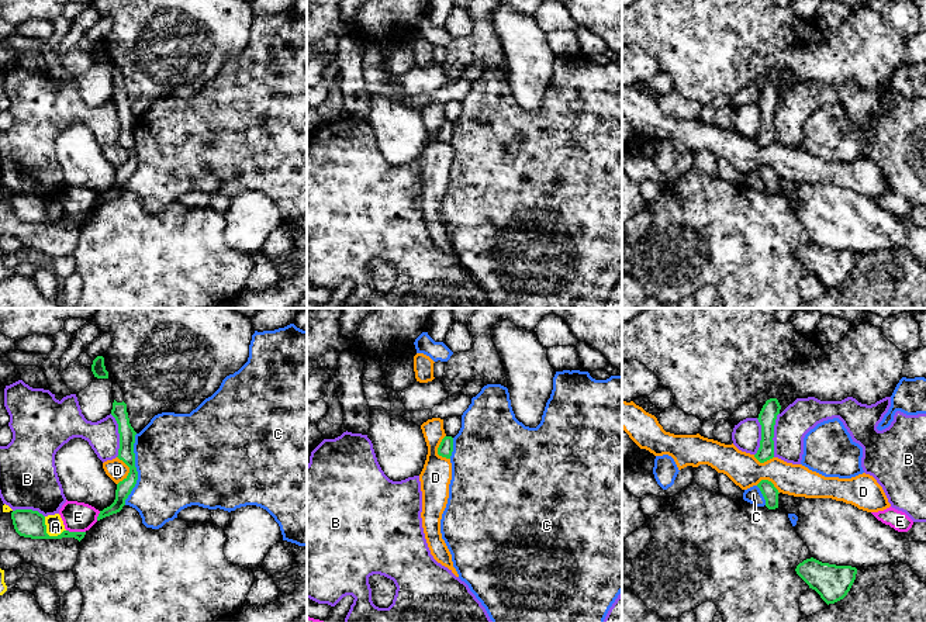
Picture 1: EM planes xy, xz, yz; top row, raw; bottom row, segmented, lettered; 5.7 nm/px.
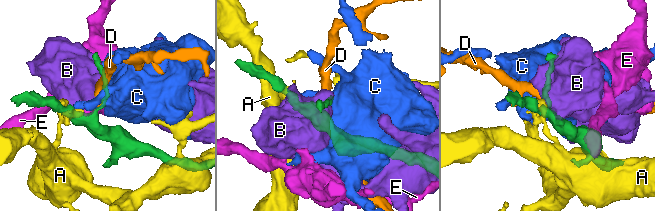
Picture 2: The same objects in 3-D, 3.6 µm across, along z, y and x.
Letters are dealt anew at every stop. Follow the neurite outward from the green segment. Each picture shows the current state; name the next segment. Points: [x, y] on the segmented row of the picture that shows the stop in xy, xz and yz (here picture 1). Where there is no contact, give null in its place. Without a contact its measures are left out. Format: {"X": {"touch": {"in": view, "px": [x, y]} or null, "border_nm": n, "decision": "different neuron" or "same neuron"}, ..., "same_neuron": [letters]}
{"A": {"touch": {"in": "xy", "px": [47, 534]}, "border_nm": 150, "decision": "different neuron"}, "B": {"touch": {"in": "yz", "px": [773, 435]}, "border_nm": 260, "decision": "different neuron"}, "C": {"touch": {"in": "xy", "px": [135, 469]}, "border_nm": 420, "decision": "different neuron"}, "D": {"touch": {"in": "xy", "px": [130, 470]}, "border_nm": 170, "decision": "different neuron"}, "E": {"touch": {"in": "xy", "px": [76, 532]}, "border_nm": 110, "decision": "different neuron"}, "same_neuron": []}

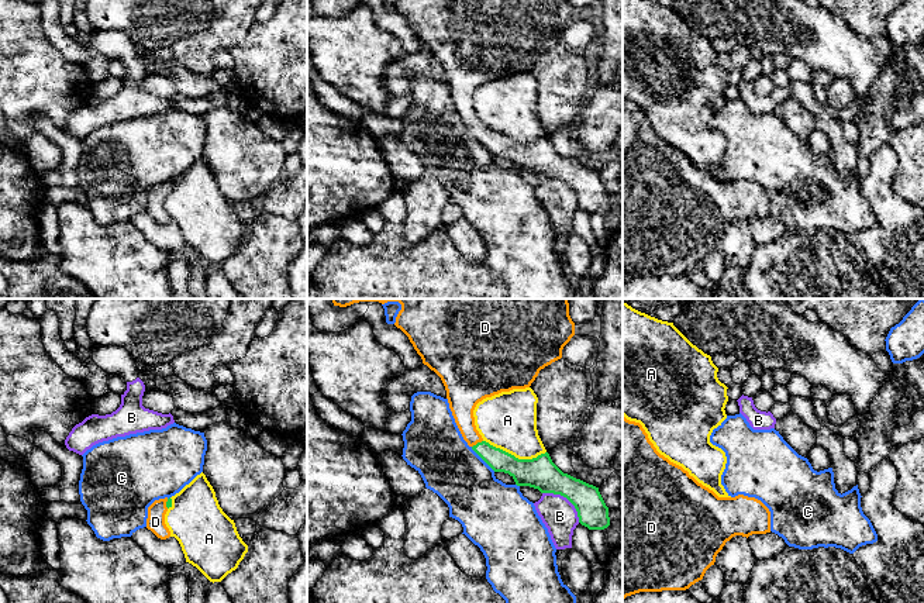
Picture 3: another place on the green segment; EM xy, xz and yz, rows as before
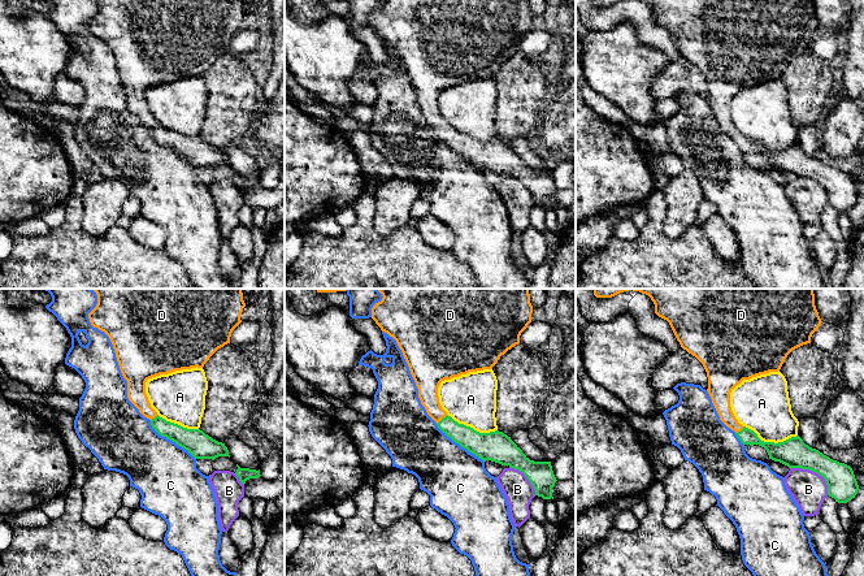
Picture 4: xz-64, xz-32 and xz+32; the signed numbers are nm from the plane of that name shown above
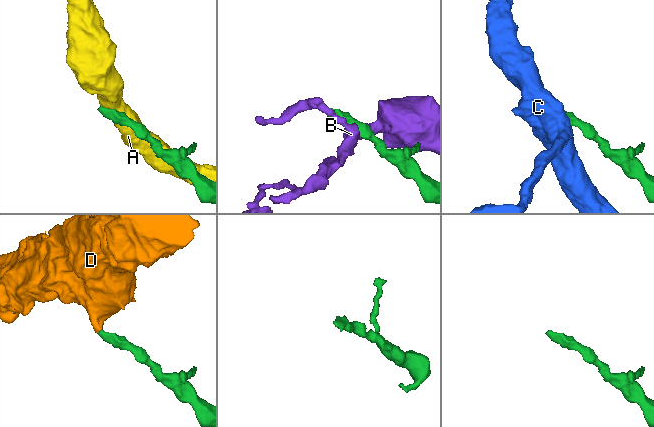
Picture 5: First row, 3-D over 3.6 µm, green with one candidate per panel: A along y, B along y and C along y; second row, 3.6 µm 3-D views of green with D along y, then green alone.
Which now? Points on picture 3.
{"A": {"touch": {"in": "xz", "px": [513, 455]}, "border_nm": 360, "decision": "different neuron"}, "B": {"touch": {"in": "xz", "px": [566, 498]}, "border_nm": 280, "decision": "different neuron"}, "C": {"touch": {"in": "xz", "px": [483, 459]}, "border_nm": 200, "decision": "different neuron"}, "D": {"touch": {"in": "xz", "px": [478, 443]}, "border_nm": 80, "decision": "same neuron"}, "same_neuron": ["D"]}

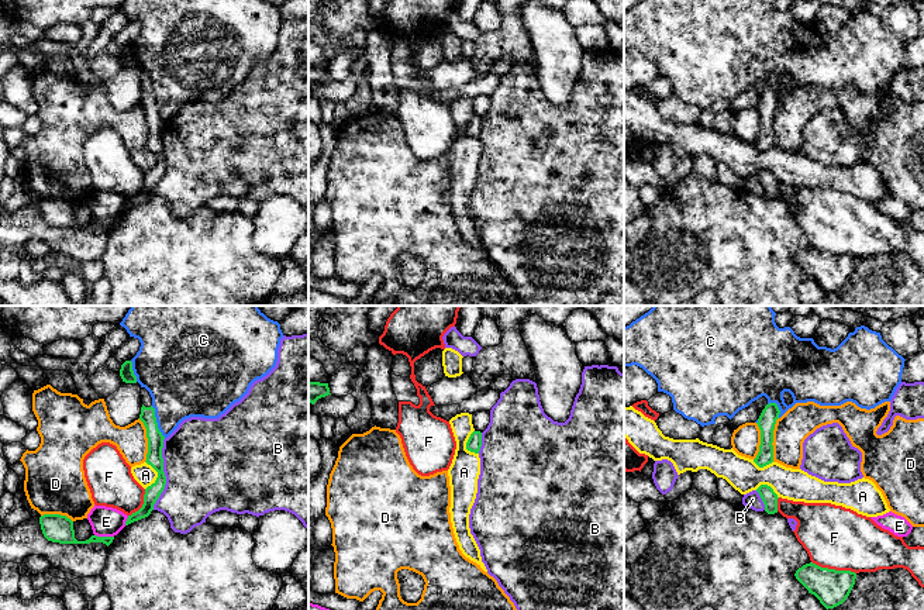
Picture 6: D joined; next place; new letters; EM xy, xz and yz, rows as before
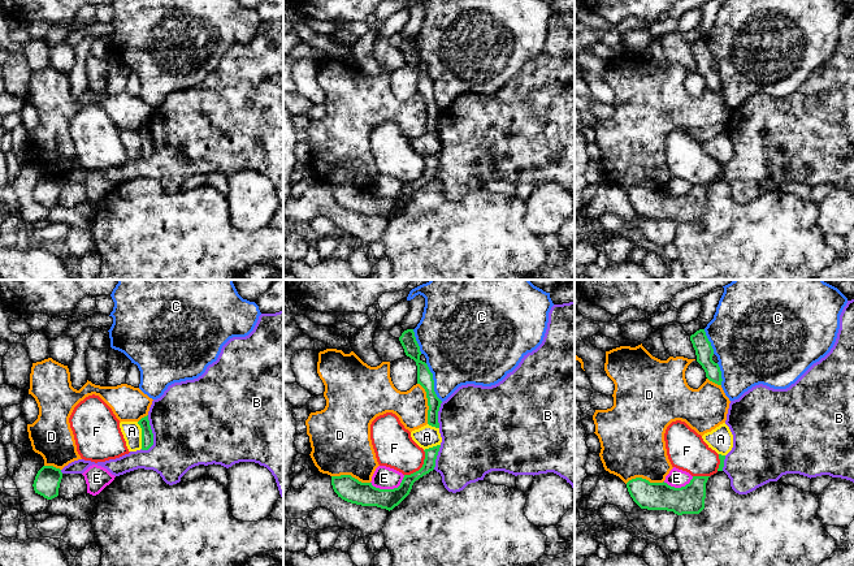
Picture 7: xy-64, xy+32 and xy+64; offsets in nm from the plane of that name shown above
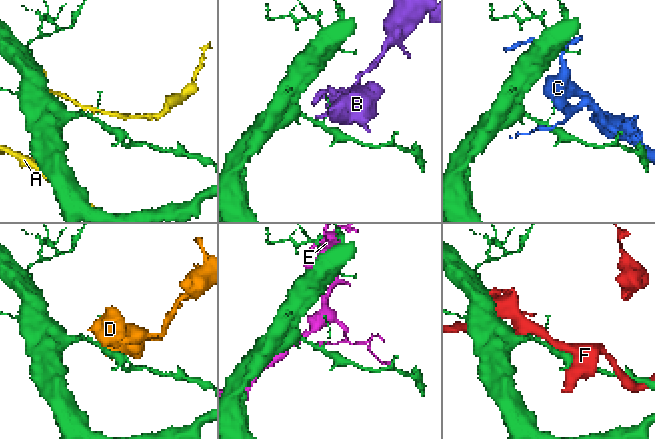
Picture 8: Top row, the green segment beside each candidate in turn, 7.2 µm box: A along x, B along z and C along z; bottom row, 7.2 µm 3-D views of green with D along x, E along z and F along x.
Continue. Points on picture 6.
{"A": {"touch": {"in": "xy", "px": [158, 475]}, "border_nm": 170, "decision": "different neuron"}, "B": {"touch": {"in": "xy", "px": [164, 474]}, "border_nm": 420, "decision": "different neuron"}, "C": {"touch": {"in": "xy", "px": [155, 421]}, "border_nm": 200, "decision": "different neuron"}, "D": {"touch": {"in": "yz", "px": [772, 440]}, "border_nm": 260, "decision": "different neuron"}, "E": {"touch": {"in": "xy", "px": [104, 537]}, "border_nm": 110, "decision": "different neuron"}, "F": {"touch": {"in": "yz", "px": [834, 569]}, "border_nm": 260, "decision": "different neuron"}, "same_neuron": []}

